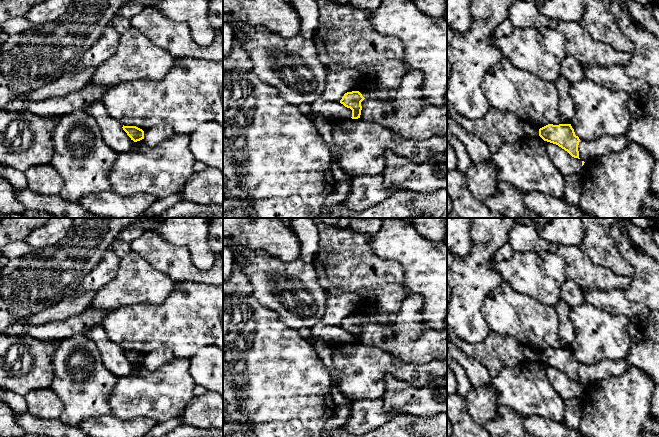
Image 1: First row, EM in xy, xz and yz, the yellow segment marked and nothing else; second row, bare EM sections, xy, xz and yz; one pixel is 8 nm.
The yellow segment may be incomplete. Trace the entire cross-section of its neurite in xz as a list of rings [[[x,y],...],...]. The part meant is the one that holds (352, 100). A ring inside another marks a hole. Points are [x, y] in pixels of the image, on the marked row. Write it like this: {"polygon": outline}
{"polygon": [[[352,91],[345,93],[340,103],[352,110],[352,119],[358,119],[360,118],[362,110],[361,102],[364,99],[365,98],[359,91]]]}

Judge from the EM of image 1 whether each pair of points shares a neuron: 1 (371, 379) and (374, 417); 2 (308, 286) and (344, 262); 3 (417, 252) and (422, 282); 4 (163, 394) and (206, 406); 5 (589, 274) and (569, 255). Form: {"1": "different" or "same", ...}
{"1": "different", "2": "different", "3": "same", "4": "different", "5": "same"}

